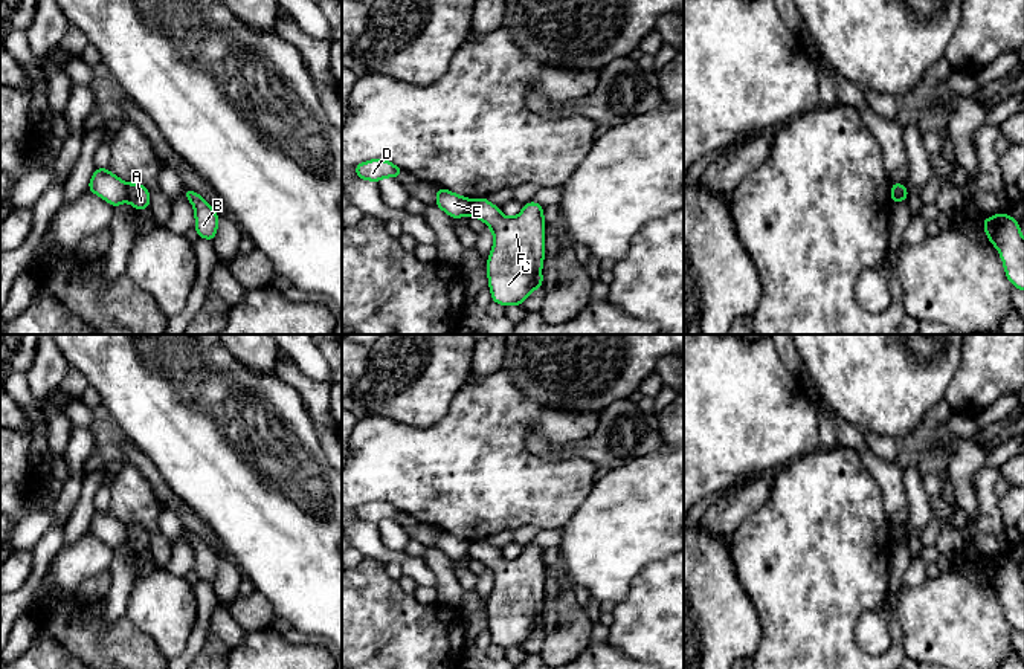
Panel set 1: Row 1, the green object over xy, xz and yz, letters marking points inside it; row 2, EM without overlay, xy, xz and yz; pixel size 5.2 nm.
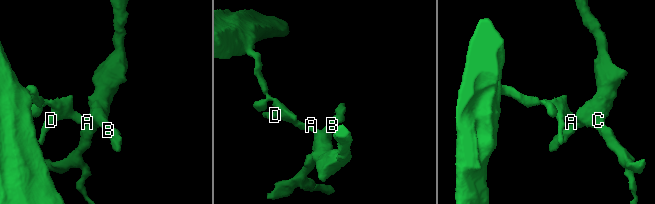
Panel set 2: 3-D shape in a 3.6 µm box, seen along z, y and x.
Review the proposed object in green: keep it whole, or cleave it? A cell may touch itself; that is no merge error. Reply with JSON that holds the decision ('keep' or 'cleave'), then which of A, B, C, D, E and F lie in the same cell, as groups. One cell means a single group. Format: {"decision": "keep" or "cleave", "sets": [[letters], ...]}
{"decision": "cleave", "sets": [["A", "B", "C", "F"], ["D", "E"]]}

